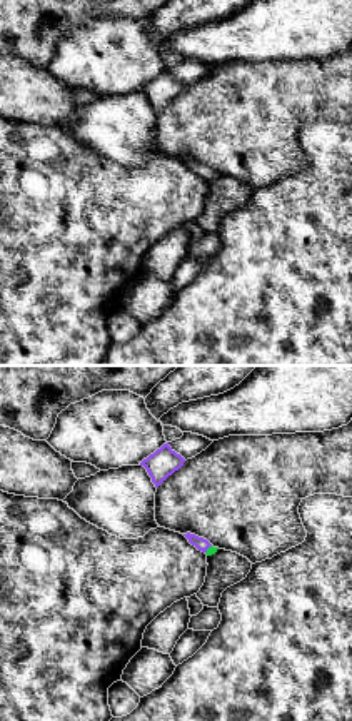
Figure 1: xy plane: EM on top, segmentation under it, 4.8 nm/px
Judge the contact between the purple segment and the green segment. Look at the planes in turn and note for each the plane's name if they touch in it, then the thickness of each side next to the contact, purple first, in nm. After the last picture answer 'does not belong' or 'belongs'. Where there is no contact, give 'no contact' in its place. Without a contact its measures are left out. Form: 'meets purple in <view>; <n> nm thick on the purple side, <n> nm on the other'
meets purple in xy; 70 nm thick on the purple side, 40 nm on the other

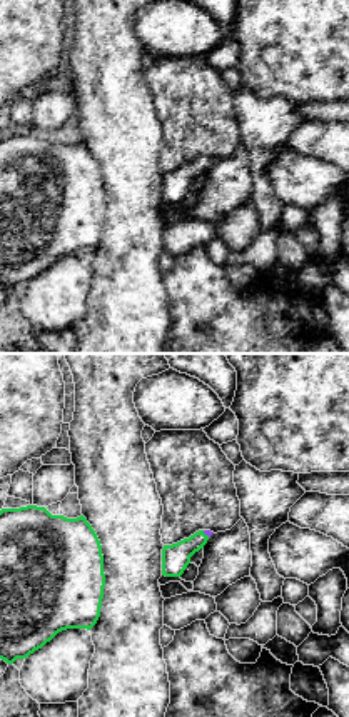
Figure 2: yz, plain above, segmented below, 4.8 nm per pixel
meets purple in yz; 30 nm thick on the purple side, 140 nm on the other

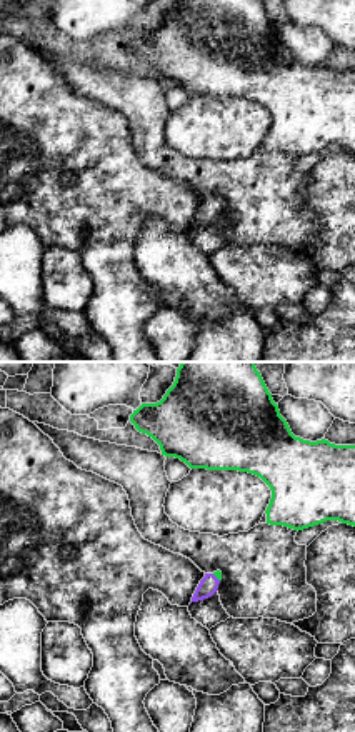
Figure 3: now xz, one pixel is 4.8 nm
meets purple in xz; 90 nm thick on the purple side, 40 nm on the other

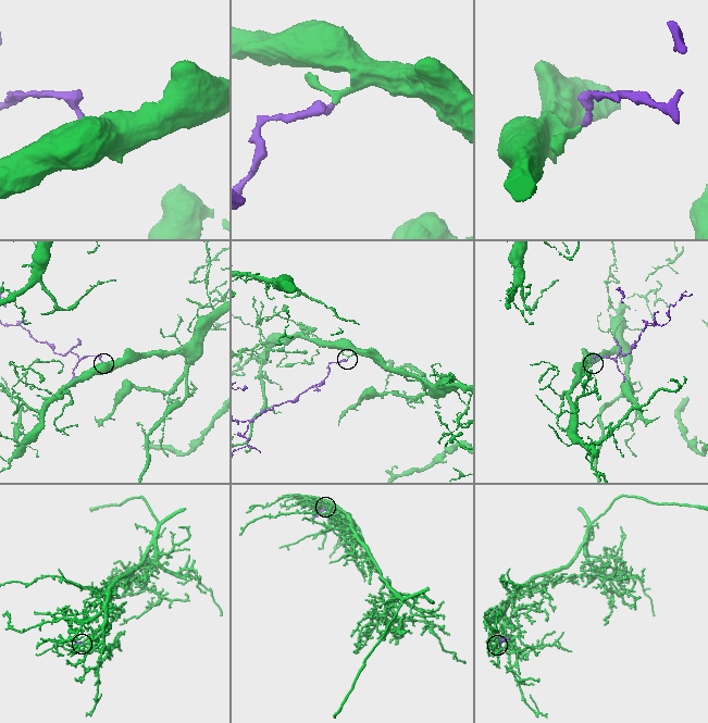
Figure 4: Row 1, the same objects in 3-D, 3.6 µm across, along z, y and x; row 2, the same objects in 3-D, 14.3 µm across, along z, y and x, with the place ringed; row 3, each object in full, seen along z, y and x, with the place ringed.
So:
belongs

